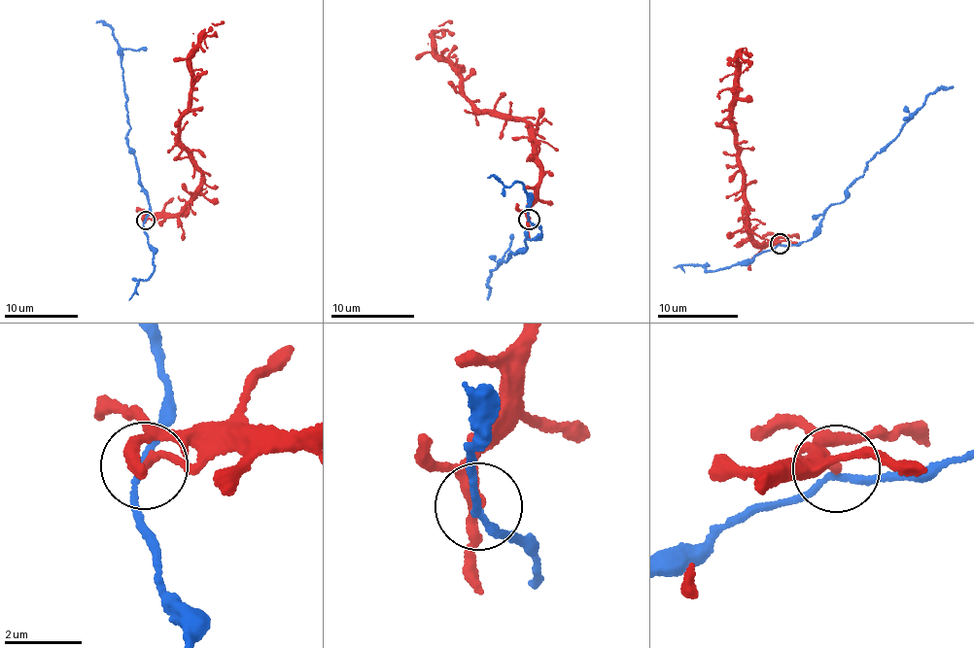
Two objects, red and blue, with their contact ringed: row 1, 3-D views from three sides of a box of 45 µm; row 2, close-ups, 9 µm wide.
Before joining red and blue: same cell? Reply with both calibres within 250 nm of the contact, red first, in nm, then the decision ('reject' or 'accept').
calibres 200 and 160 nm; reject

